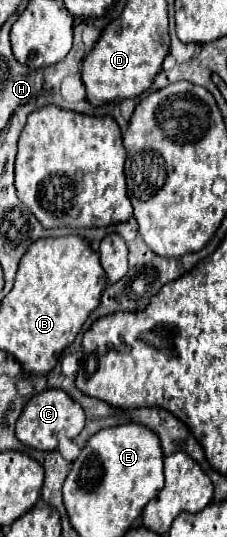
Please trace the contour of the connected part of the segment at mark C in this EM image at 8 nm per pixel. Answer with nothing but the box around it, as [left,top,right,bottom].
[16,389,84,451]

